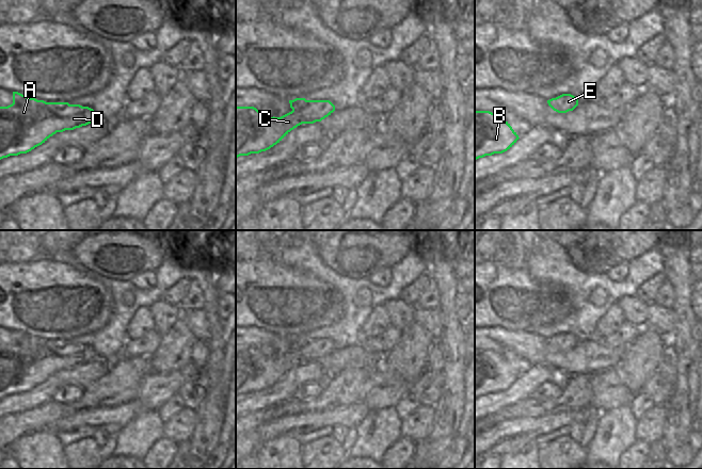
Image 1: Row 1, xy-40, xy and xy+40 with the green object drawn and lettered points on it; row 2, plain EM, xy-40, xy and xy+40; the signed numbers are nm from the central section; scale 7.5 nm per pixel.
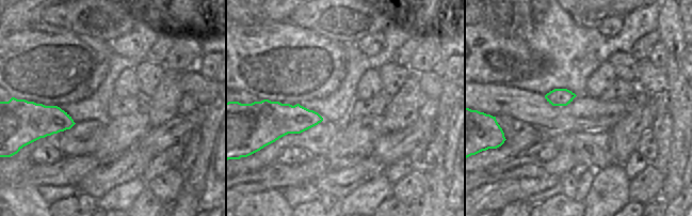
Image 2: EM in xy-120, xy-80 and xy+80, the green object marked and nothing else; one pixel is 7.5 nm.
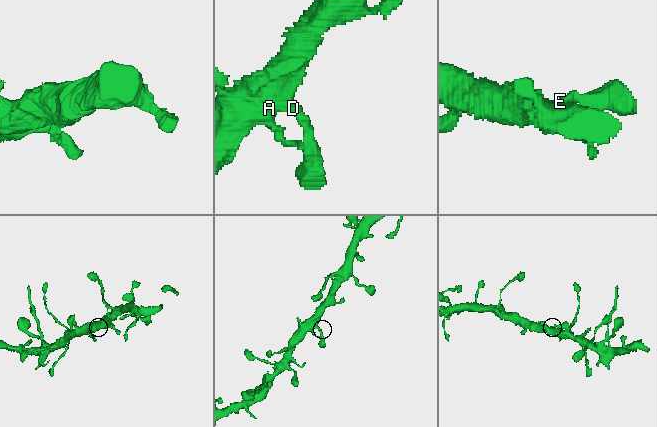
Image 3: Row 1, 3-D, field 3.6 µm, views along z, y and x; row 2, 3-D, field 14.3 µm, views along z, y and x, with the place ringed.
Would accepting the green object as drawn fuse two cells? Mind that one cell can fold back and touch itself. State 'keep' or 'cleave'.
keep

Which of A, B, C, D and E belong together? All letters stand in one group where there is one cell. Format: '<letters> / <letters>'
A B C D E

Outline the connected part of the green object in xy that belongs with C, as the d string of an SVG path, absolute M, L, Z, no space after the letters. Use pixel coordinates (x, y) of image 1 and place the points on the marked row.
M289 100L291 112L281 117L266 117L254 107L236 107L236 158L266 151L280 143L291 130L302 124L321 122L335 111L330 100Z

